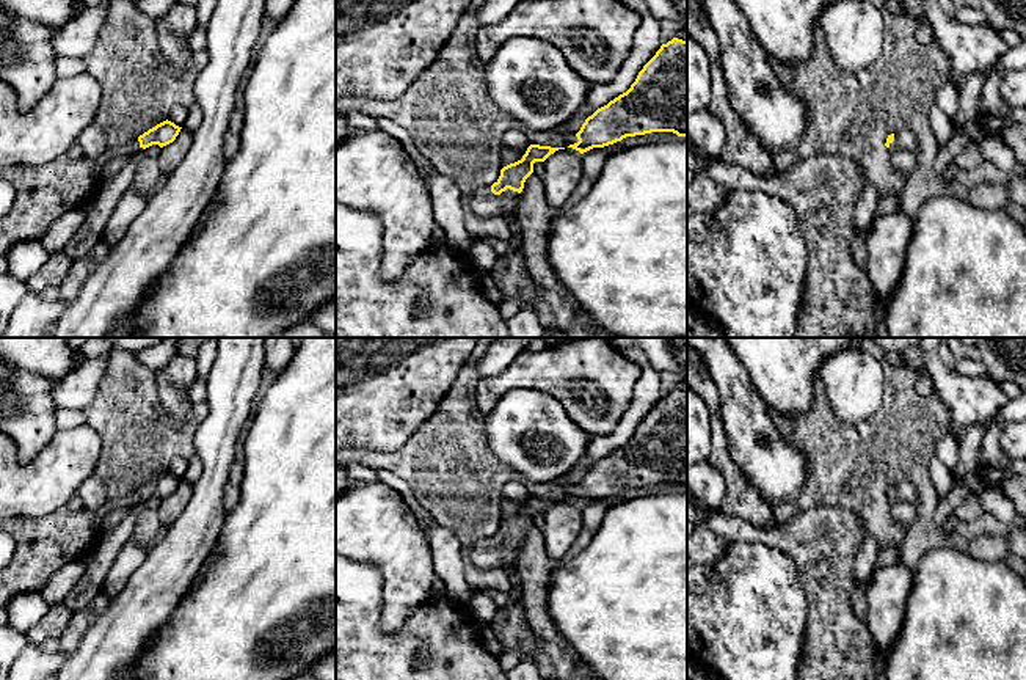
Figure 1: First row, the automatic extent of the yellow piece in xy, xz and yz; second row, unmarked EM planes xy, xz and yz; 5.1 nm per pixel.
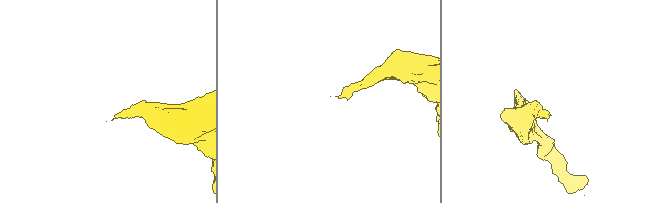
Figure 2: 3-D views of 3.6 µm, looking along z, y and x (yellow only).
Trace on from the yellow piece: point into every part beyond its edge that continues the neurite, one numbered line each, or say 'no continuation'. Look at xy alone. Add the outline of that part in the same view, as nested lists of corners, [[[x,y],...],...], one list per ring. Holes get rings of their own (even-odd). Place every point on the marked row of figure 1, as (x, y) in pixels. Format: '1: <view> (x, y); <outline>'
1: xy (127, 149); [[[138,138],[132,140],[130,143],[124,144],[121,148],[107,148],[102,159],[110,160],[116,155],[129,155],[130,157],[136,149],[140,149]]]

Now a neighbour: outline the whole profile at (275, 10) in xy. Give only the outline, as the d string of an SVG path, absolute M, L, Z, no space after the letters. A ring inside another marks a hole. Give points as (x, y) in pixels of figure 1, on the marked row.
M265 0L265 19L279 22L292 8L295 0Z

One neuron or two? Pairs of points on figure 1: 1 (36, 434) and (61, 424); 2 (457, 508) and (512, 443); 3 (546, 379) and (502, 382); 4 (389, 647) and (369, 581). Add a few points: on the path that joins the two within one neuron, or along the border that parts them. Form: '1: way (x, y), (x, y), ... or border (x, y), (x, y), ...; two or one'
1: border (57, 405), (55, 431); two
2: border (483, 423), (490, 449), (516, 475); two
3: way (535, 379), (513, 379); one
4: way (374, 632), (369, 627), (369, 597); one

